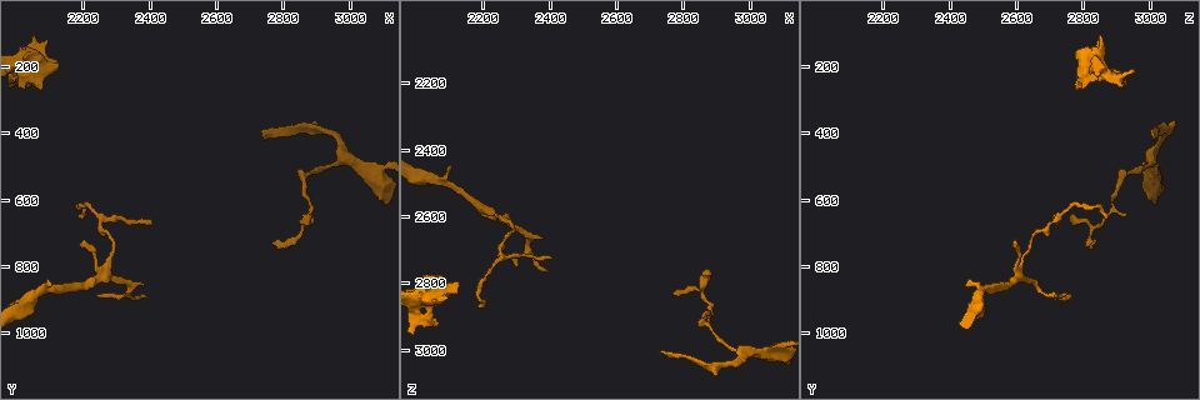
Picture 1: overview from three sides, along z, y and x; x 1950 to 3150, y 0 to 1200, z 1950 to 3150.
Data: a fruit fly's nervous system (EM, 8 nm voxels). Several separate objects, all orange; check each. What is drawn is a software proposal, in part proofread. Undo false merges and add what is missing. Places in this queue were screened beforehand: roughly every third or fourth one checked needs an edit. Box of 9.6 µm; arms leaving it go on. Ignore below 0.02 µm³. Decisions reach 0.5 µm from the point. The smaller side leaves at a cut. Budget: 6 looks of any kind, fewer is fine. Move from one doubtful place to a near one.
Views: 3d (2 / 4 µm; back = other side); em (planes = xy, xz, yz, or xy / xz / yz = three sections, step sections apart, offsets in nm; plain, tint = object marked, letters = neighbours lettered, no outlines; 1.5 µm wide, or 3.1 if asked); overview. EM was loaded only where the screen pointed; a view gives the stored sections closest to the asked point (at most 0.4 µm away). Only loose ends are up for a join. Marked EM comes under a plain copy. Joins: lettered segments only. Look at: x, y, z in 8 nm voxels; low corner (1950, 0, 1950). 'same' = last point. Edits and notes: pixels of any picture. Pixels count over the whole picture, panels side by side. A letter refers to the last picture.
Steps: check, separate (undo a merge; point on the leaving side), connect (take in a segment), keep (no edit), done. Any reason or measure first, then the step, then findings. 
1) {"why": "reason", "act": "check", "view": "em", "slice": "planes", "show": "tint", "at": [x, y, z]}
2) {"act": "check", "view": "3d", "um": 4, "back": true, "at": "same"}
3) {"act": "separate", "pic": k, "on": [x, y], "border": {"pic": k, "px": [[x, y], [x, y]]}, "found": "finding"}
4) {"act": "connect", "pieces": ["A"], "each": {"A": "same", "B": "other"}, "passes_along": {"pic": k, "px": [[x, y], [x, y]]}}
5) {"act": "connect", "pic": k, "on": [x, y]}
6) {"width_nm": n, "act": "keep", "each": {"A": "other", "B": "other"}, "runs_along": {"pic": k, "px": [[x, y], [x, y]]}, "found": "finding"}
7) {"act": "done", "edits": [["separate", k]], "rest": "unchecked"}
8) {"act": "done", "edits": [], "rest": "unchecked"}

{"why": "an open end", "act": "check", "view": "3d", "um": 2, "at": [2190, 650, 2870]}

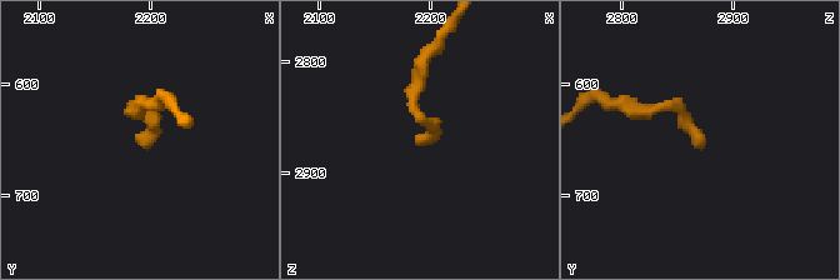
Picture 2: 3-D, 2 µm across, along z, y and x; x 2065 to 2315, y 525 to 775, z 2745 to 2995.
{"act": "check", "view": "em", "slice": "xz", "step": 8, "show": "letters", "at": [2190, 658, 2870]}

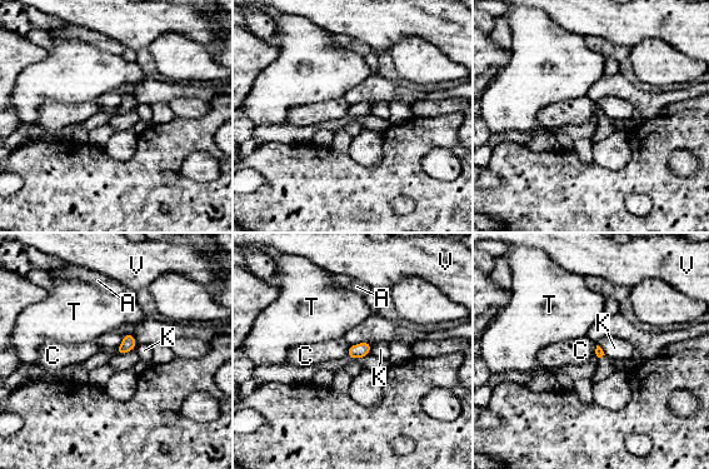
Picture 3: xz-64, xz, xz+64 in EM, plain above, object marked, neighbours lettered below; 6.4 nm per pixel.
{"why": "another direction", "act": "check", "view": "em", "slice": "planes", "show": "letters", "at": "same"}

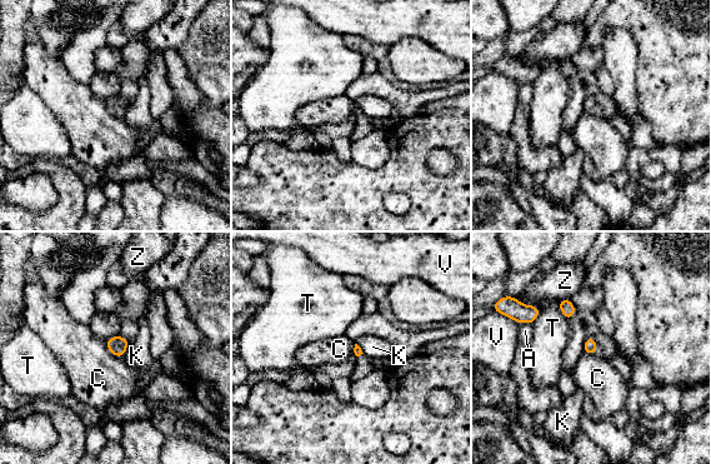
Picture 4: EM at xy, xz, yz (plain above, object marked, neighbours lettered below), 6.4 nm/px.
{"longest_contact_nm": ["C", 160], "act": "keep", "each": {"A": "other", "C": "other", "K": "other", "T": "other", "V": "other", "Z": "other"}, "found": "none of them fits"}

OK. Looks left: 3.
{"why": "thin end", "act": "check", "view": "3d", "um": 2, "at": [2730, 390, 3000]}

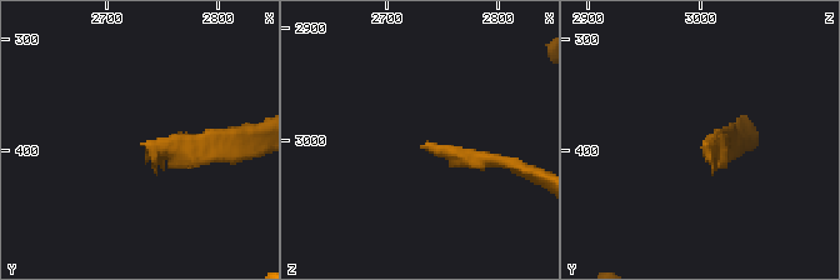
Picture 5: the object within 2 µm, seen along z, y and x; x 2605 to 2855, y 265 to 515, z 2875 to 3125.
{"act": "check", "view": "em", "slice": "planes", "show": "letters", "at": [2734, 396, 3004]}

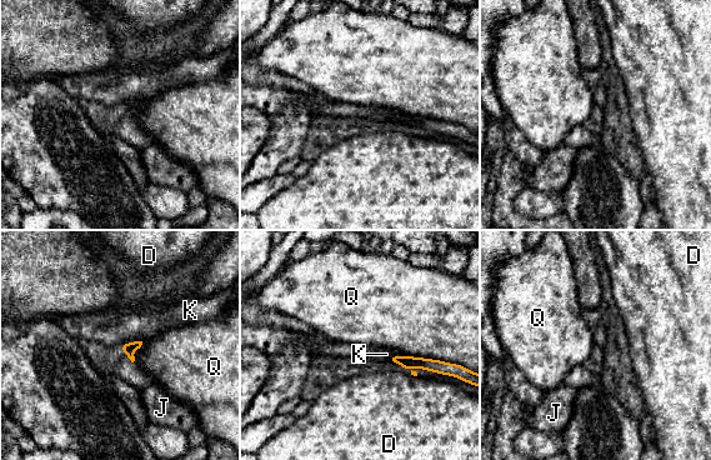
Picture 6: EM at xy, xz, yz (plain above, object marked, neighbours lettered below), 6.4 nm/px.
{"act": "keep", "each": {"D": "other", "J": "other", "K": "other", "Q": "other"}, "found": "none of them fits"}

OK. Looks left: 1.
{"act": "done", "edits": [], "rest": "unchecked"}

